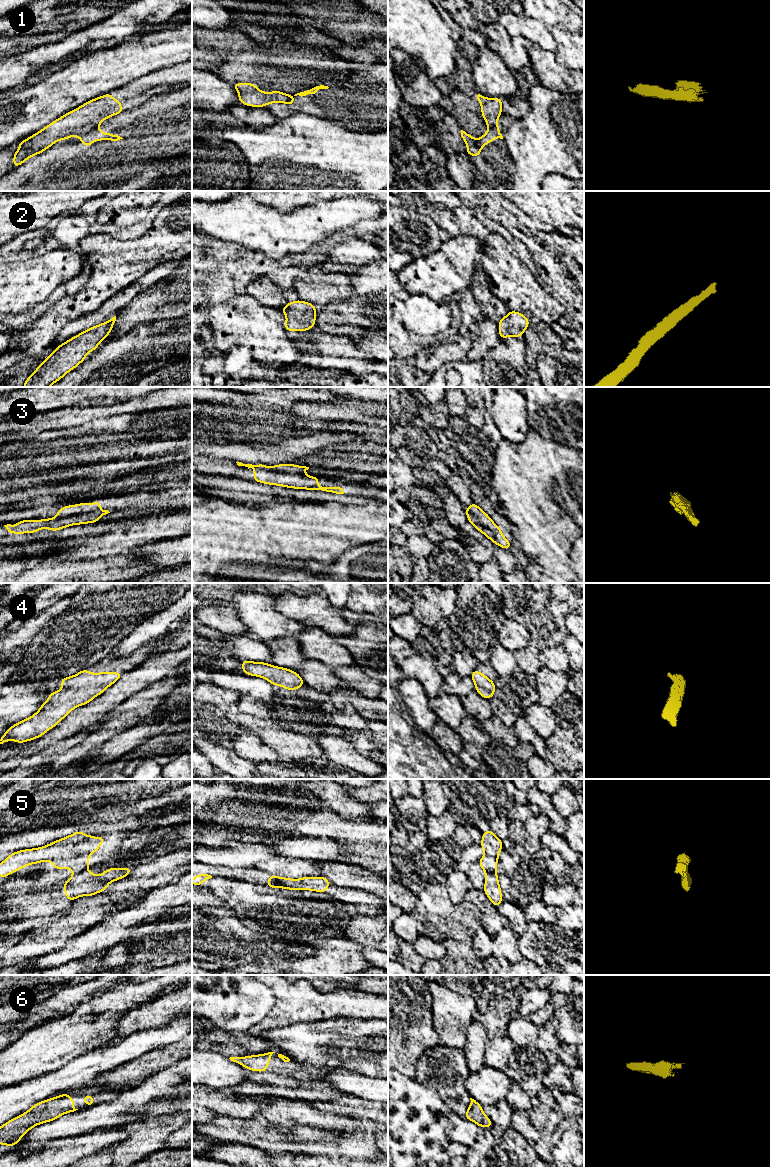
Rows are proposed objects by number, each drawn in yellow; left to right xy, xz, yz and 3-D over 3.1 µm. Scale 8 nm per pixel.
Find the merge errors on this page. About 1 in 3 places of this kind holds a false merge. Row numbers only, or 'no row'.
1

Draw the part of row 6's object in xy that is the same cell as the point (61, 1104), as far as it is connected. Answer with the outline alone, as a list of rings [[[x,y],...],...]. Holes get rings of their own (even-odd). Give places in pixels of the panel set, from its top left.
[[[68,1093],[39,1102],[0,1127],[0,1144],[15,1146],[31,1128],[76,1110],[74,1100]]]

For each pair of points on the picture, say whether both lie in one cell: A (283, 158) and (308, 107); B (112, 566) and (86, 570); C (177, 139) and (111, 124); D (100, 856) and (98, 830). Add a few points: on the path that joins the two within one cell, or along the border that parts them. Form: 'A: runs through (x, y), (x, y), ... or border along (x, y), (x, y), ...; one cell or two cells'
A: border along (295, 111), (327, 119); two cells
B: runs through (106, 570), (92, 570); one cell
C: runs through (161, 123), (155, 117), (127, 118); one cell
D: runs through (107, 849), (108, 836), (105, 833); one cell

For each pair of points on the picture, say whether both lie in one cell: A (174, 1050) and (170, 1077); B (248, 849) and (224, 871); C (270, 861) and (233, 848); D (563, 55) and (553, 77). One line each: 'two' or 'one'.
A: two
B: two
C: two
D: two

